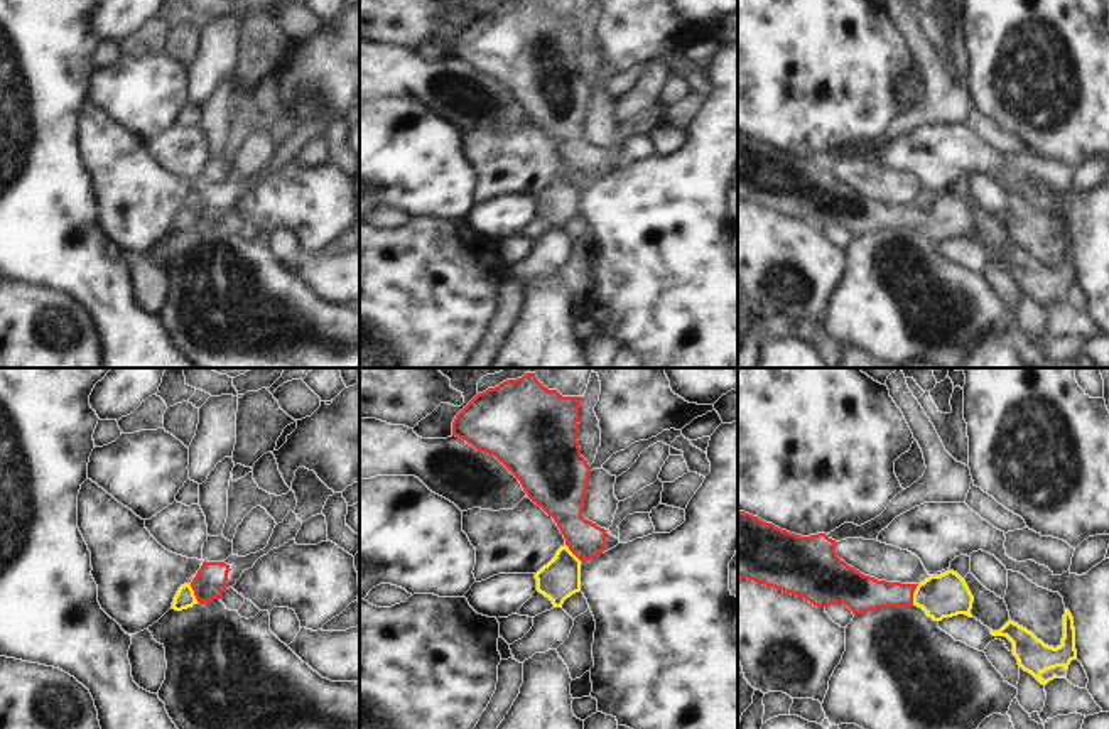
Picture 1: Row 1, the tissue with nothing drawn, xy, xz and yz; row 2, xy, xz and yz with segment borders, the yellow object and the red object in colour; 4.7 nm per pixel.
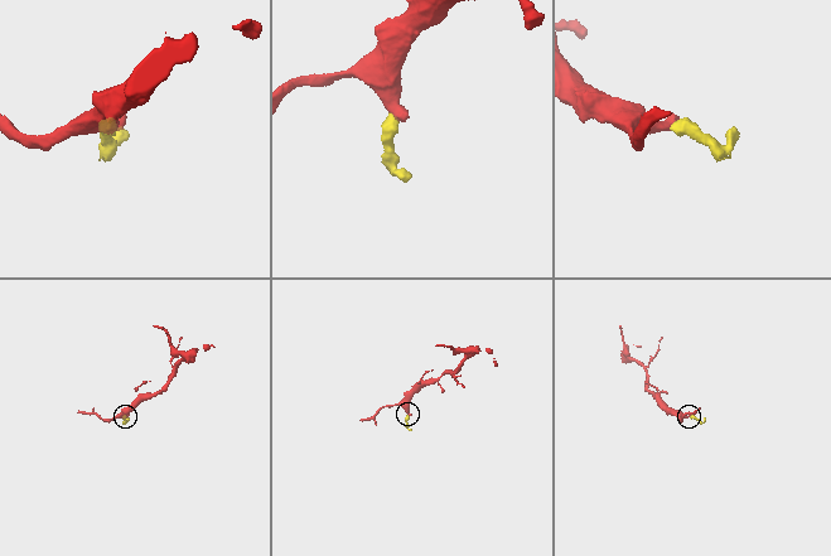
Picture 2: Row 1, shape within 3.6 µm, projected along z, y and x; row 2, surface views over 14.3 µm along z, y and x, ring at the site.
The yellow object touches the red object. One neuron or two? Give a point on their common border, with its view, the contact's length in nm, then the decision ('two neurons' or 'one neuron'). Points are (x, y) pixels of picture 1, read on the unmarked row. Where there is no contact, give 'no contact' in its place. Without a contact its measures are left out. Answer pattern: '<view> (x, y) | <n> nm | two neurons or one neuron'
yz (914, 216) | 110 nm | one neuron

